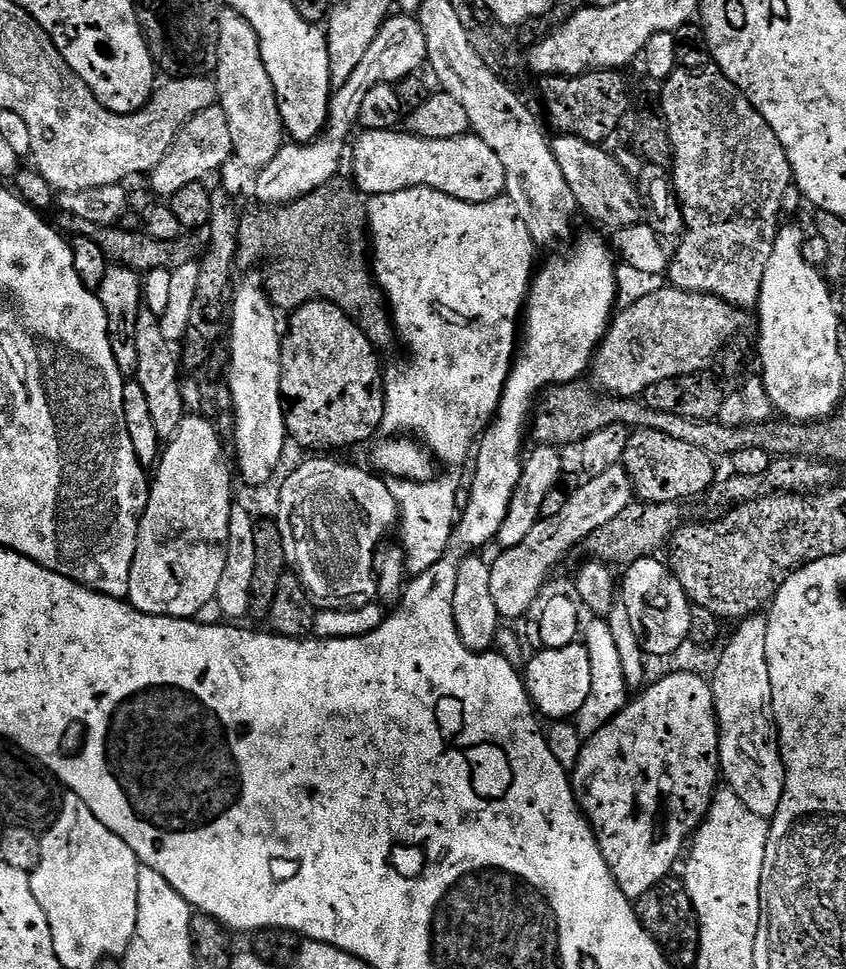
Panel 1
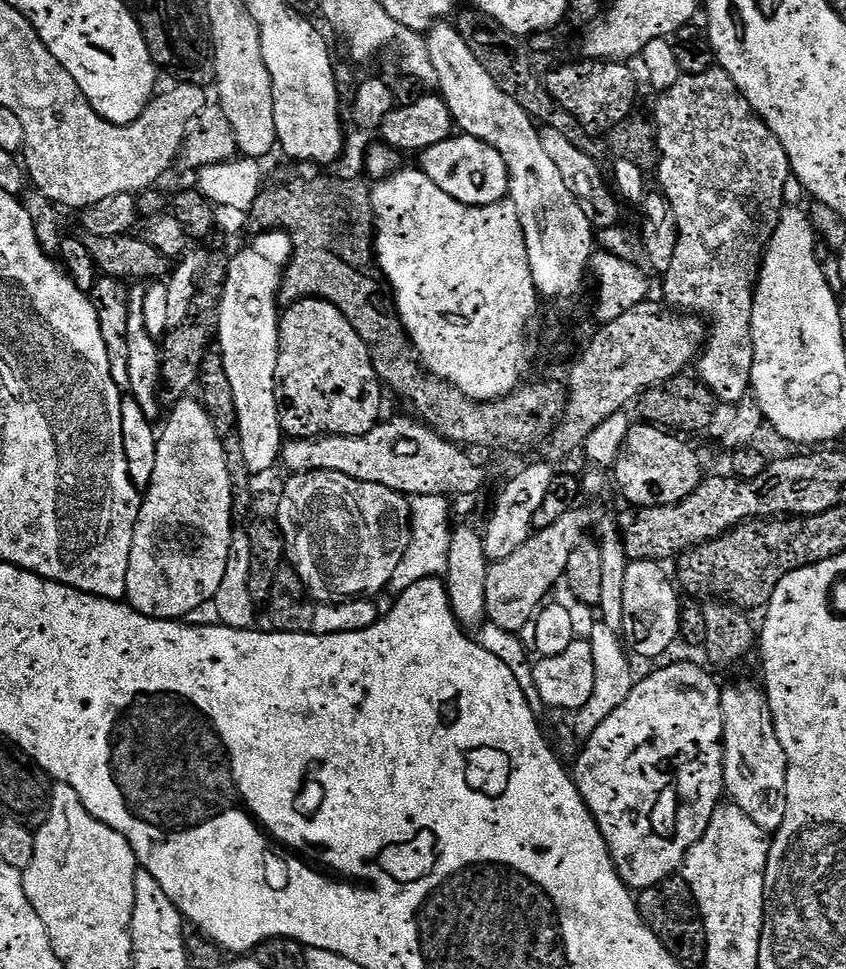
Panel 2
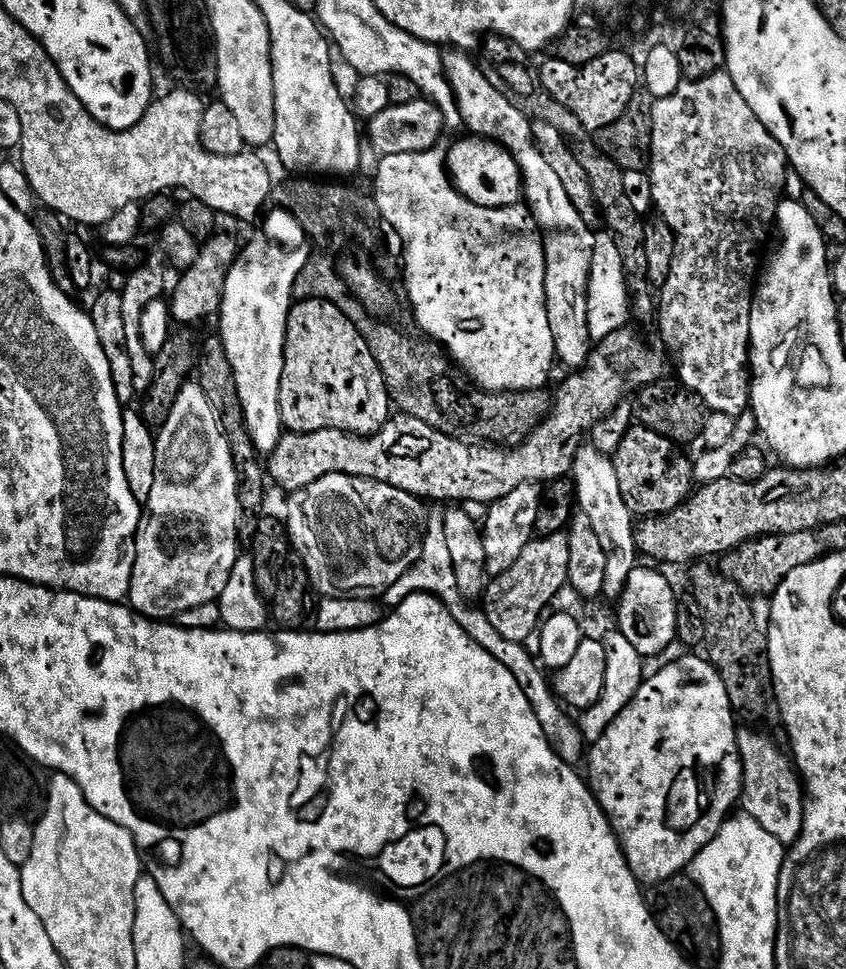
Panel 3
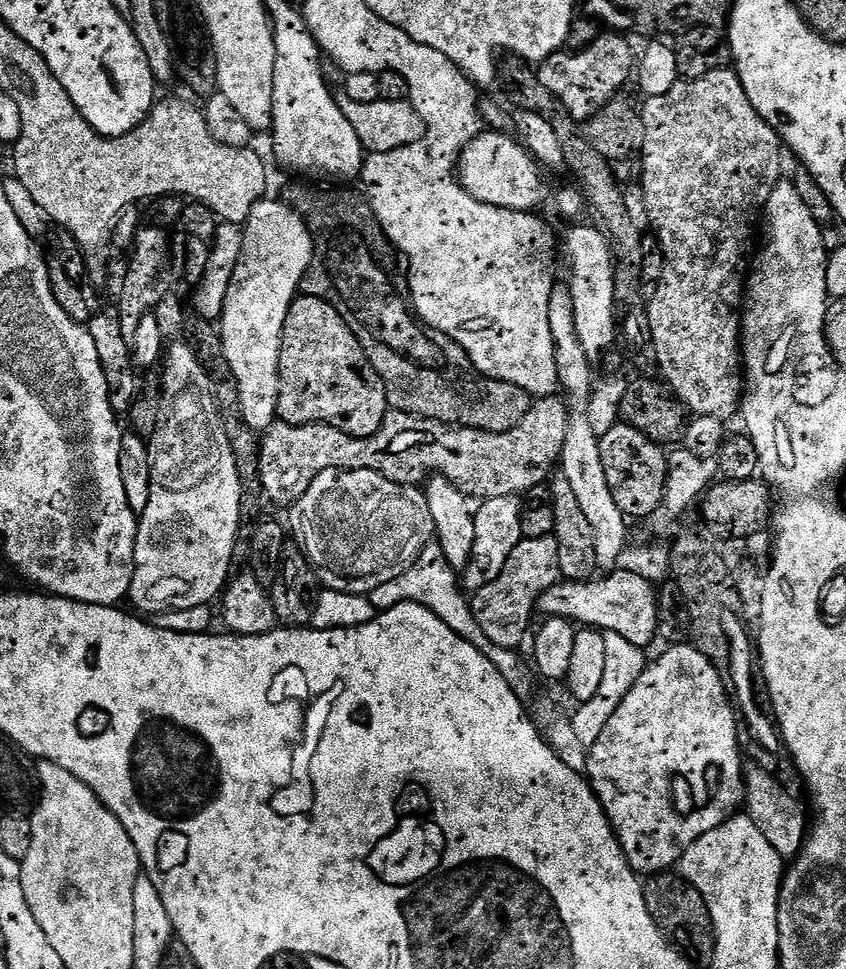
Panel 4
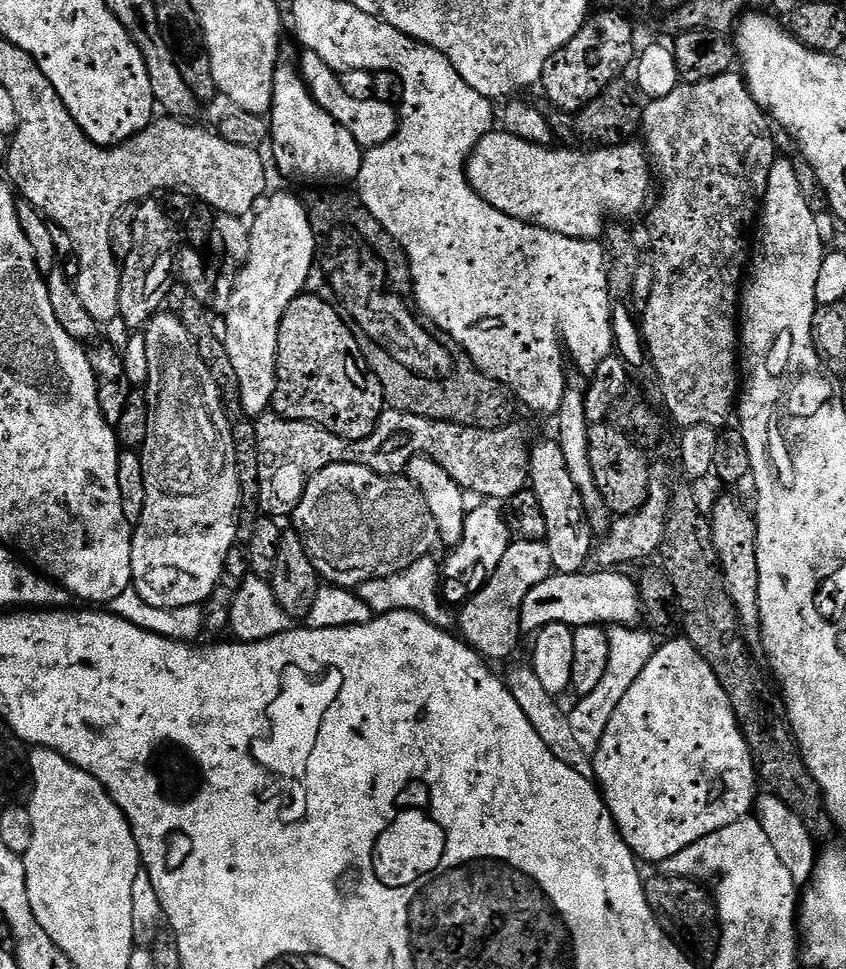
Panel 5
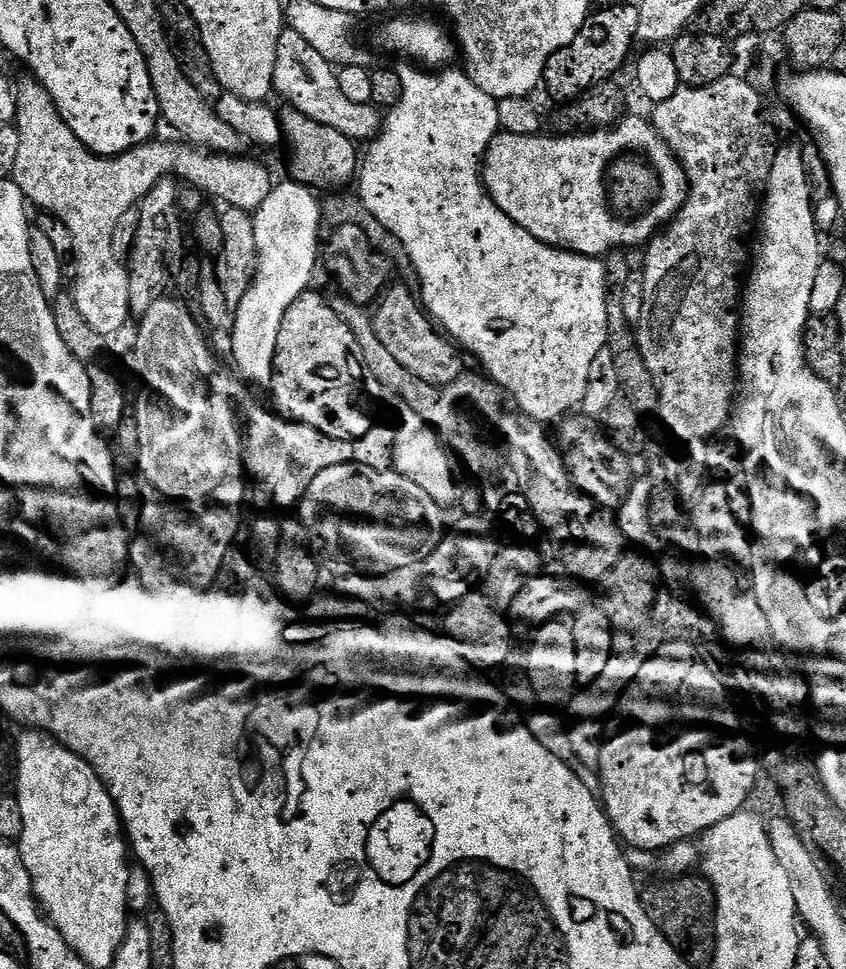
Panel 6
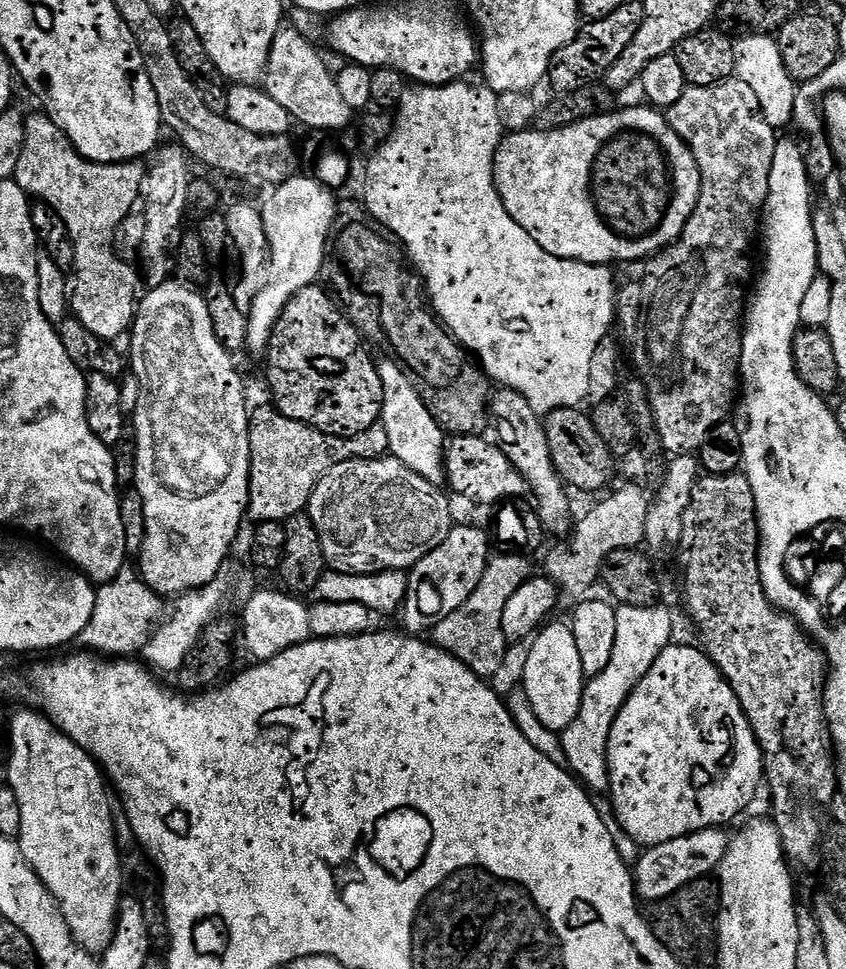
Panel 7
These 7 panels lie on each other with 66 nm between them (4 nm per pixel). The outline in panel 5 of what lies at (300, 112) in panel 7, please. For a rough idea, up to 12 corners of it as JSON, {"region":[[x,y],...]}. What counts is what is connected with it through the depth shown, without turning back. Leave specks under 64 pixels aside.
{"region":[[305,51],[298,69],[318,106],[365,150],[400,128],[393,105],[346,94],[338,73]]}

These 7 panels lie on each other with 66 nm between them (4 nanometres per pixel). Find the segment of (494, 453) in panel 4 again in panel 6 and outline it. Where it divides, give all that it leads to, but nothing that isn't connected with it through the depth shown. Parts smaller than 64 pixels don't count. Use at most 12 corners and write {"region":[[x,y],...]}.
{"region":[[271,407],[246,420],[246,468],[295,509],[330,466],[393,467],[394,432],[335,440]]}

